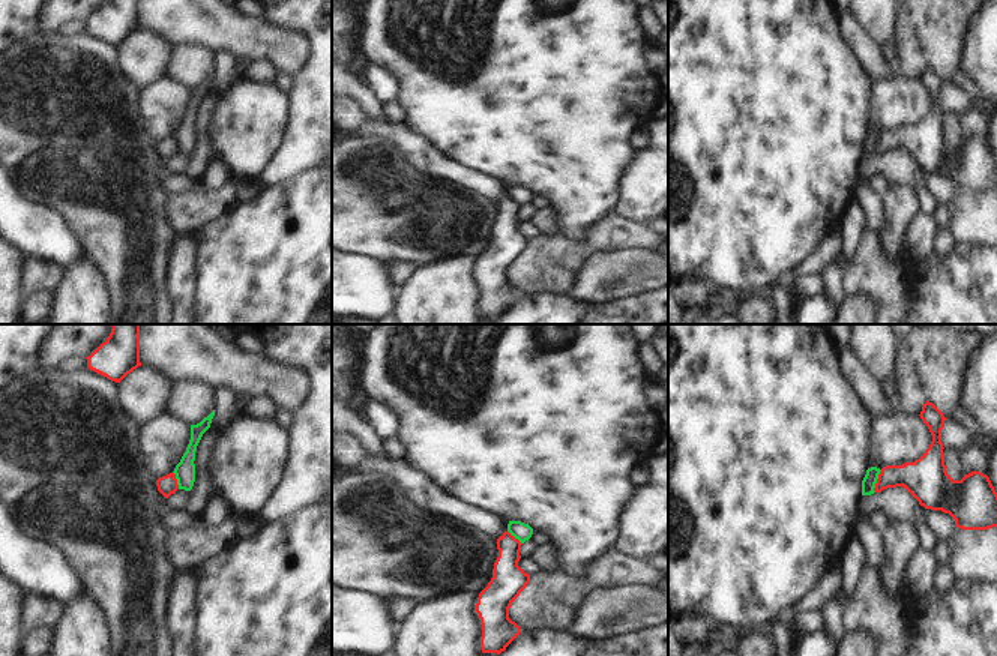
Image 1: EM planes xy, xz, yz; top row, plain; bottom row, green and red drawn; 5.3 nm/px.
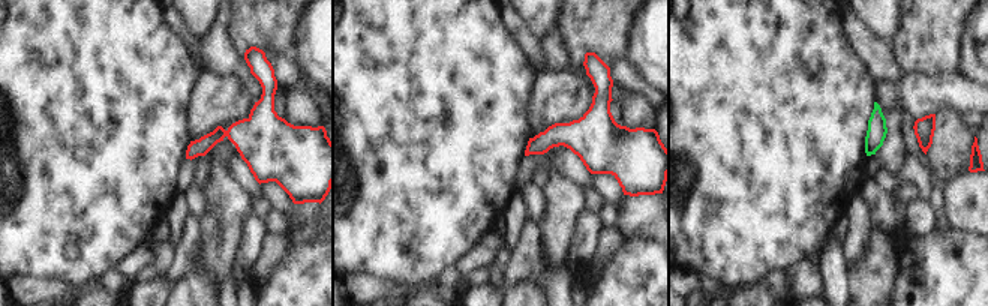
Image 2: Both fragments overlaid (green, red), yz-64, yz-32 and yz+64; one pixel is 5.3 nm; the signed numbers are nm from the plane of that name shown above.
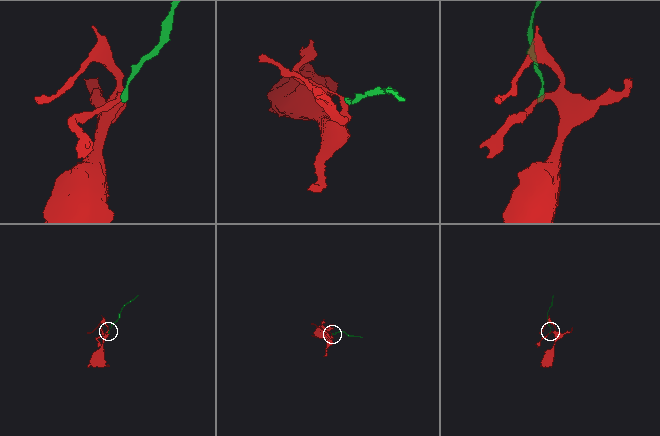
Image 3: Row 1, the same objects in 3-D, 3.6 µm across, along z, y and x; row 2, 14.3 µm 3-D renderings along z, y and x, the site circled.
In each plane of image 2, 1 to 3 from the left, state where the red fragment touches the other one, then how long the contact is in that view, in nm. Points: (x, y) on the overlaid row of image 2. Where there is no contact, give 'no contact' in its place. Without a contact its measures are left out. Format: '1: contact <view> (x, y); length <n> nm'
1: no contact
2: no contact
3: no contact

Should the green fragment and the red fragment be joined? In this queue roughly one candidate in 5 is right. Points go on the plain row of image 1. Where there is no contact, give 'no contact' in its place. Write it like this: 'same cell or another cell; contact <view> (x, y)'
another cell; contact yz (876, 144)

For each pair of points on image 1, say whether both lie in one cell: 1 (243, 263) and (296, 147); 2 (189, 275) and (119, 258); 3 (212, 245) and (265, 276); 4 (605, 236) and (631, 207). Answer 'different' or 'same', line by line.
1: different
2: different
3: same
4: different

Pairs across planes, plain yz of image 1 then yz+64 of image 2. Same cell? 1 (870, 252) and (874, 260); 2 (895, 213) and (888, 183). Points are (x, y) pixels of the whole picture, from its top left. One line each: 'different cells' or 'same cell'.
1: same cell
2: different cells

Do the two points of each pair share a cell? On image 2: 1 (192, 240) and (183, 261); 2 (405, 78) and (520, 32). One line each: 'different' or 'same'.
1: same
2: different

